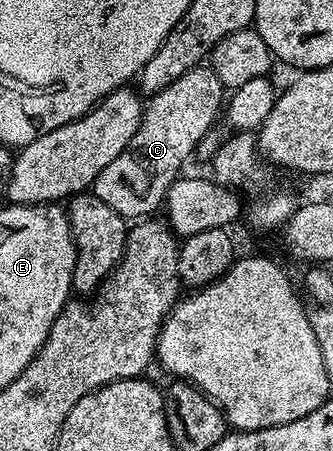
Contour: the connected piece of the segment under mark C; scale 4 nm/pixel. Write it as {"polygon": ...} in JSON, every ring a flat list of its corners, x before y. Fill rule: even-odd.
{"polygon":[[201,64,178,76,170,88,162,88,162,92,147,99,138,132,134,132,130,144,98,172,90,187,91,193,96,194,102,204,110,204,125,220,144,220,155,215,152,213,165,205,168,189,181,173,180,165,195,155,197,144,213,129,216,117,219,114,221,117,225,102,226,88,211,65]]}

